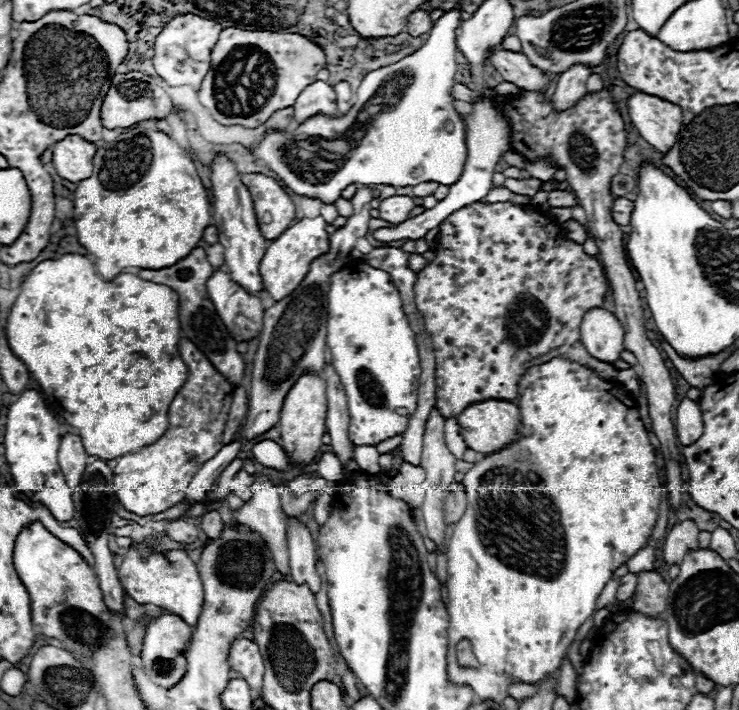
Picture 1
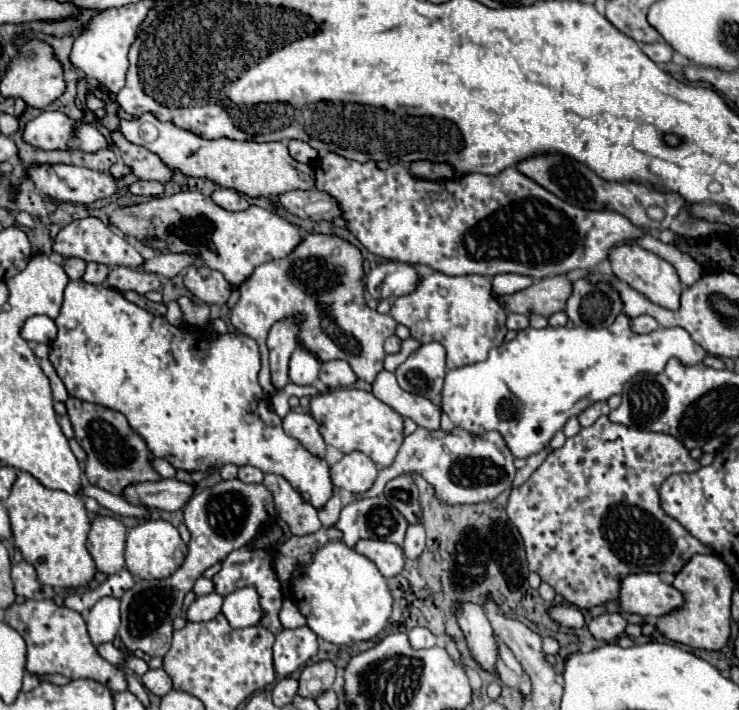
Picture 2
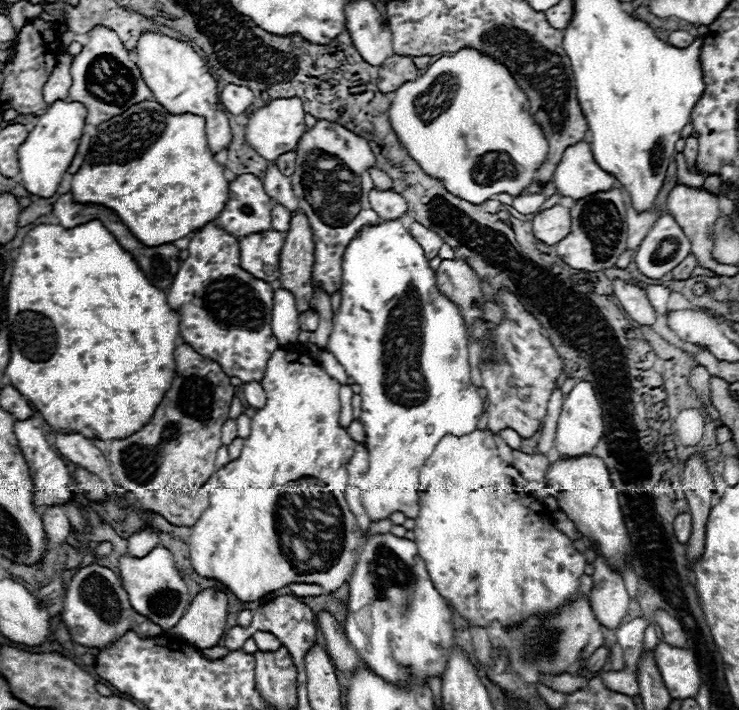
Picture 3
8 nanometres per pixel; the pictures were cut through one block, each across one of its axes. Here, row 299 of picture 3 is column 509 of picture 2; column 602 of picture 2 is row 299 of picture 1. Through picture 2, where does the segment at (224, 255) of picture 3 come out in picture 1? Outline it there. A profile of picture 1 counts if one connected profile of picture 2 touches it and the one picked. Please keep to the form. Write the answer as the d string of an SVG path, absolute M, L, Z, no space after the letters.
M224 268L216 270L206 286L216 312L236 342L244 342L260 334L264 310L258 296L248 294L244 288L232 282Z

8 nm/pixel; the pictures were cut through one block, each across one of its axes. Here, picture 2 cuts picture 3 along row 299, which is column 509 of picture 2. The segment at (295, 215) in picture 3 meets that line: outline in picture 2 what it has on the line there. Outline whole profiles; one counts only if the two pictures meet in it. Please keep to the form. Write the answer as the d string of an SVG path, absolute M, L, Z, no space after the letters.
M548 276L534 282L526 290L514 292L510 296L498 296L498 302L508 312L542 314L548 318L564 310L570 294L572 294L572 284L564 276Z

